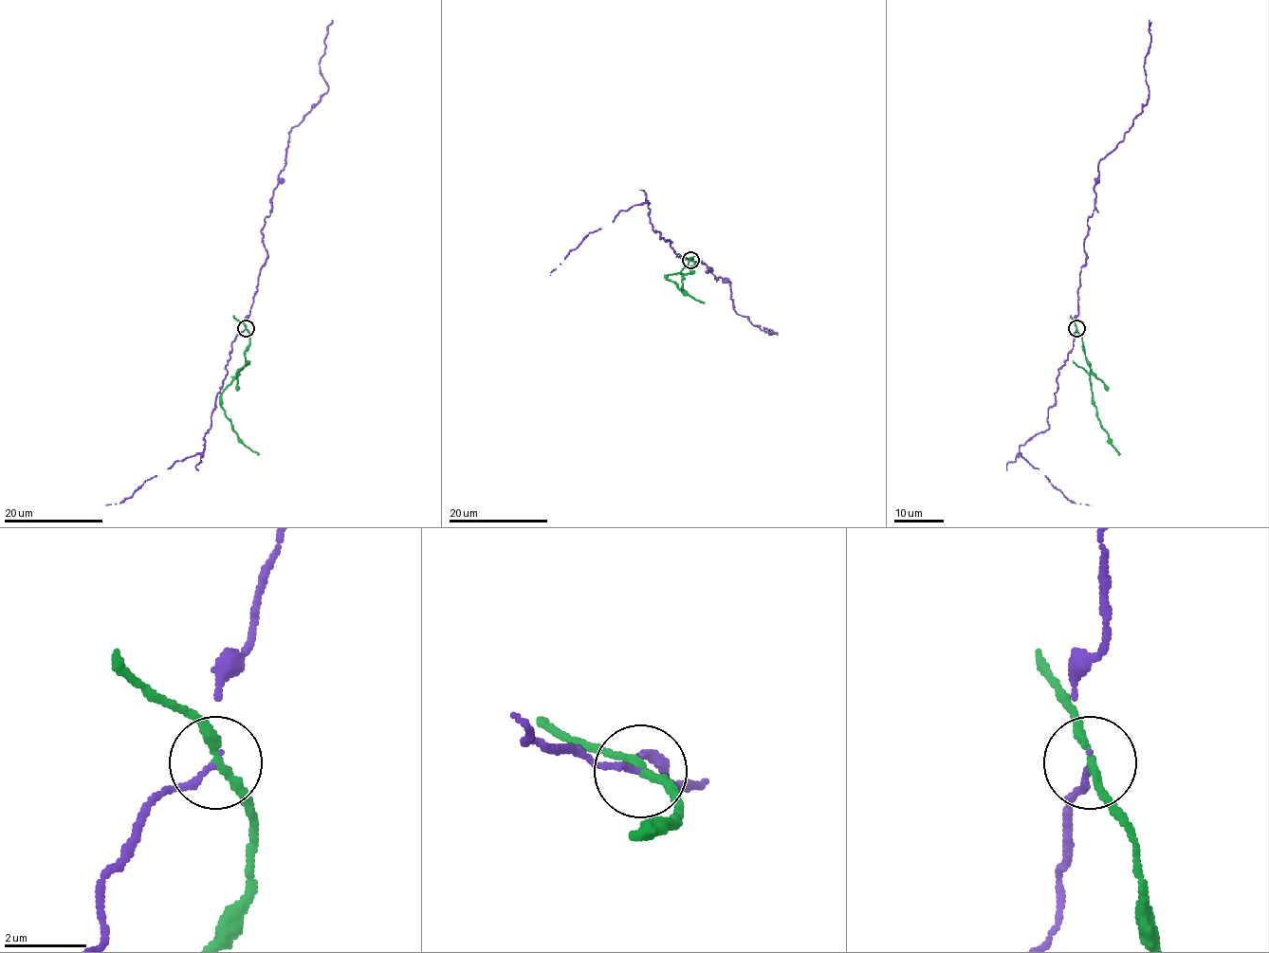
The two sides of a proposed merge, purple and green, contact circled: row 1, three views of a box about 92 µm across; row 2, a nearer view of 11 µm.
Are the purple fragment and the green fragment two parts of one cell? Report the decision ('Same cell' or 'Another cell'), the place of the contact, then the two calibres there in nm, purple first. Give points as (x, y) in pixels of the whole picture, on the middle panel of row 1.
Another cell. Place: (690, 260). Thickness 90 nm (purple) against 200 nm

